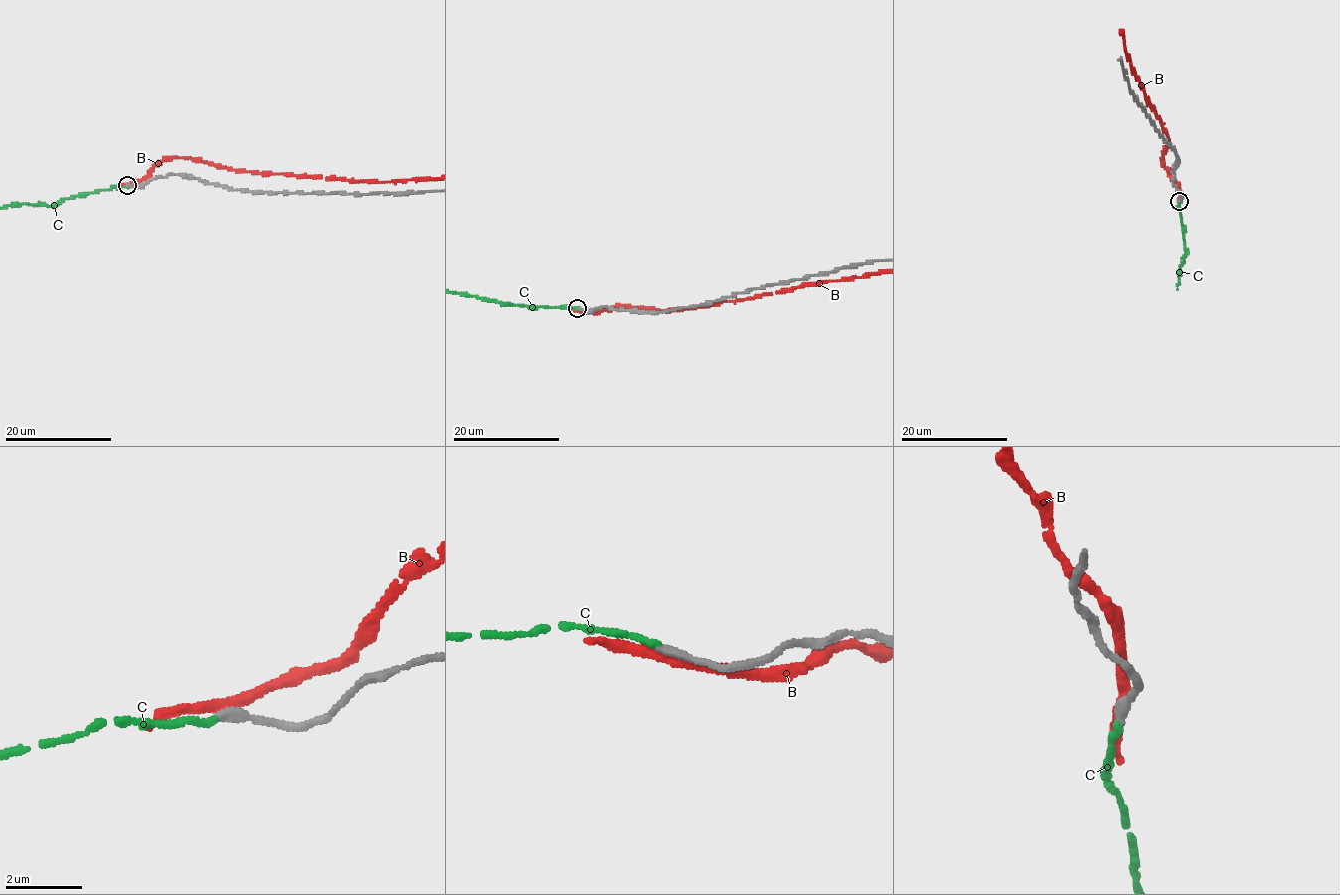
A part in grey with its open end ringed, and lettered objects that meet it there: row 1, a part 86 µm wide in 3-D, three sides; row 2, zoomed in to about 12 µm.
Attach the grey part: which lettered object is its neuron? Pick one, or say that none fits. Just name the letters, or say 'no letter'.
C

